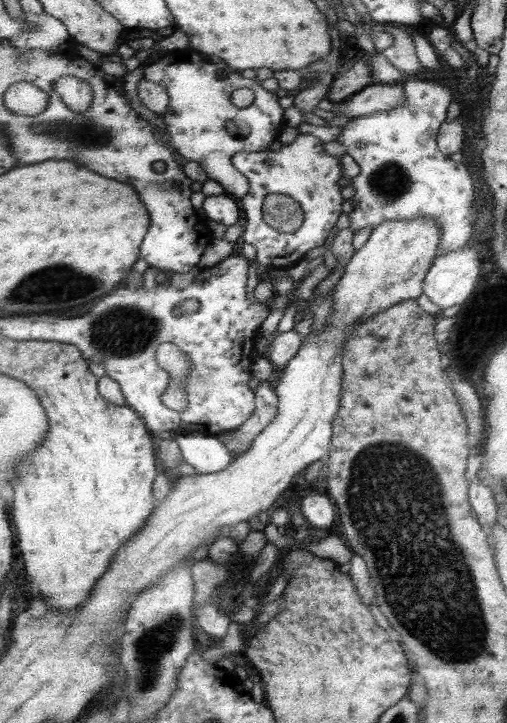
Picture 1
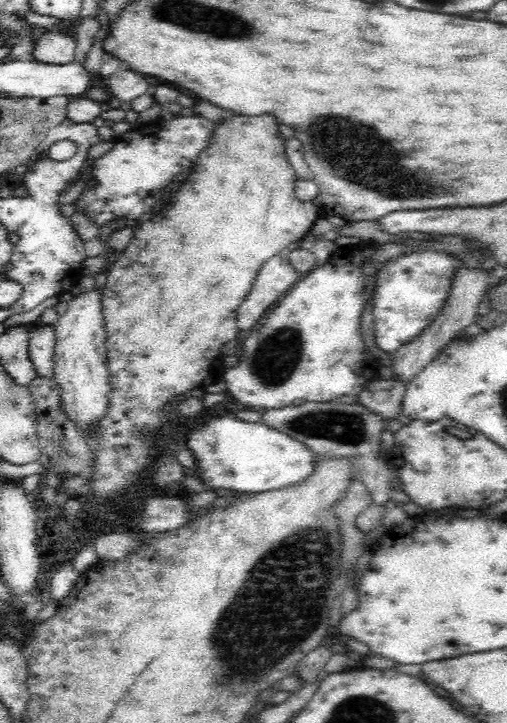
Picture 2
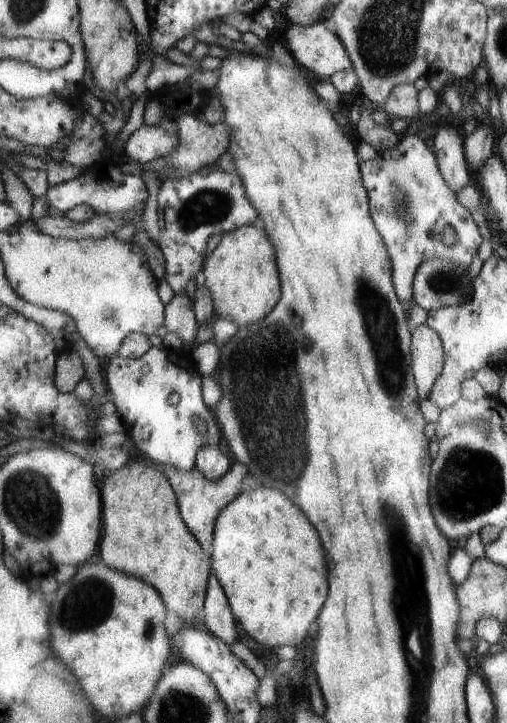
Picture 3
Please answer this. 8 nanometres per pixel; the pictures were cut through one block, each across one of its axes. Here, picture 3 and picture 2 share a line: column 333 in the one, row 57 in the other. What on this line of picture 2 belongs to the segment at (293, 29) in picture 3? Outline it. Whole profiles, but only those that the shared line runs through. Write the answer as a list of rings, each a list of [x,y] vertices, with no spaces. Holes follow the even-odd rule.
[[[46,30],[32,48],[32,58],[44,64],[63,65],[75,60],[77,42],[73,37]]]

